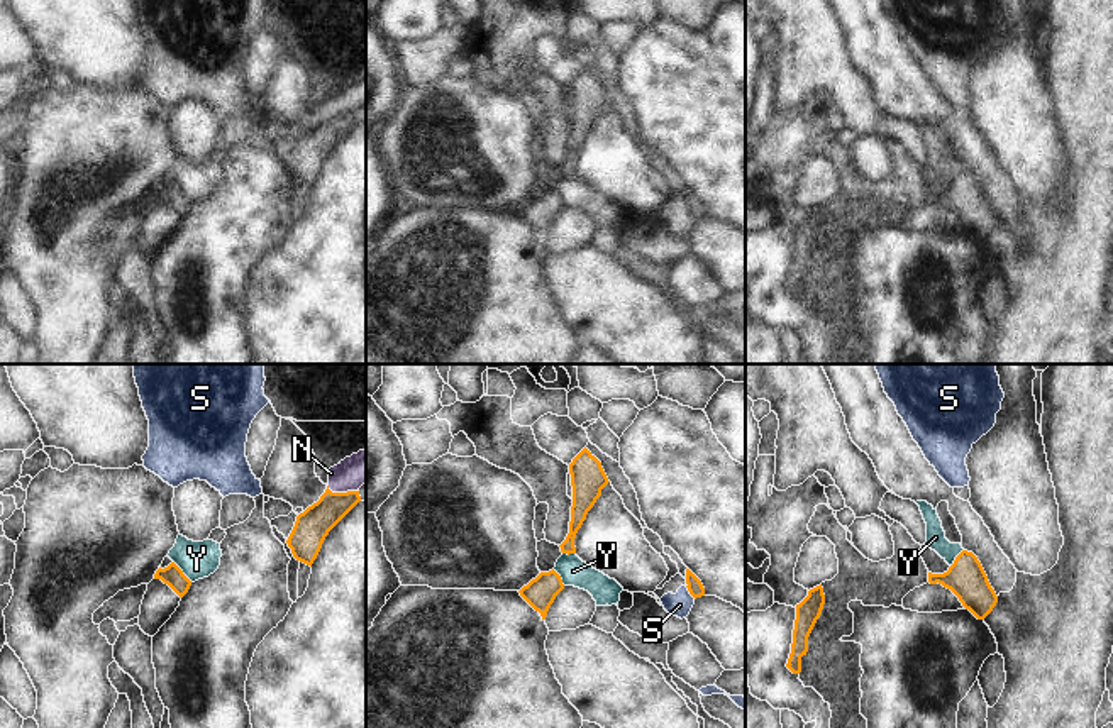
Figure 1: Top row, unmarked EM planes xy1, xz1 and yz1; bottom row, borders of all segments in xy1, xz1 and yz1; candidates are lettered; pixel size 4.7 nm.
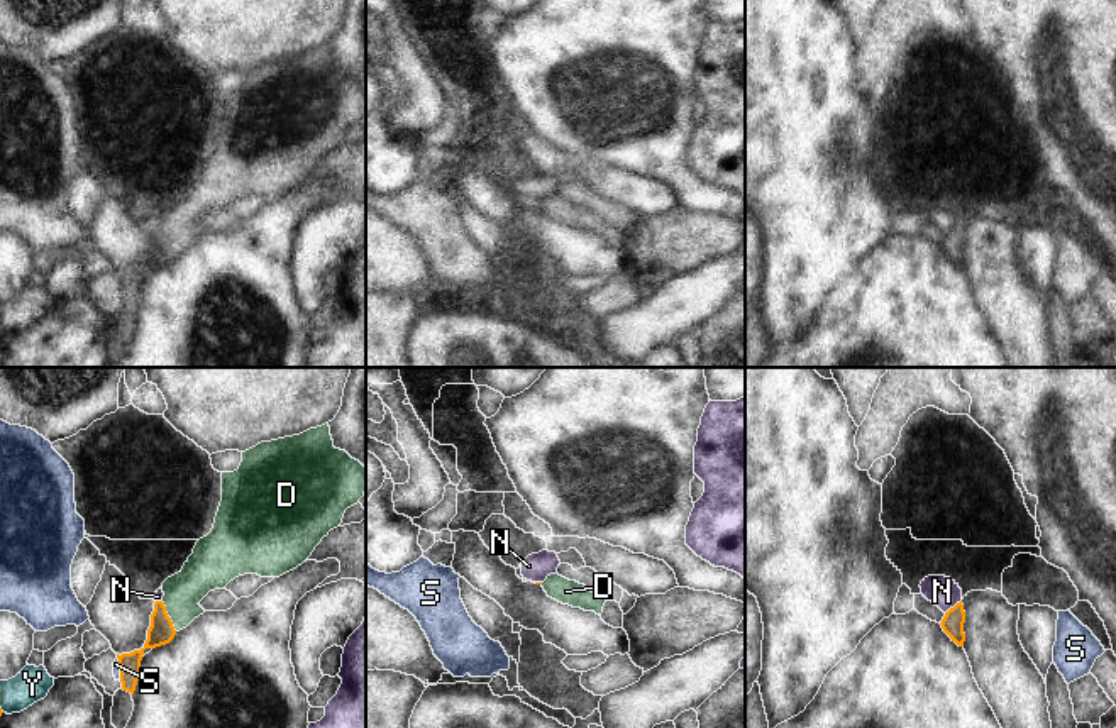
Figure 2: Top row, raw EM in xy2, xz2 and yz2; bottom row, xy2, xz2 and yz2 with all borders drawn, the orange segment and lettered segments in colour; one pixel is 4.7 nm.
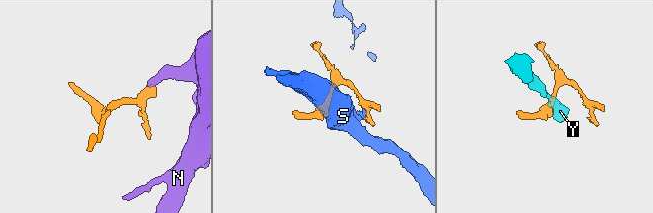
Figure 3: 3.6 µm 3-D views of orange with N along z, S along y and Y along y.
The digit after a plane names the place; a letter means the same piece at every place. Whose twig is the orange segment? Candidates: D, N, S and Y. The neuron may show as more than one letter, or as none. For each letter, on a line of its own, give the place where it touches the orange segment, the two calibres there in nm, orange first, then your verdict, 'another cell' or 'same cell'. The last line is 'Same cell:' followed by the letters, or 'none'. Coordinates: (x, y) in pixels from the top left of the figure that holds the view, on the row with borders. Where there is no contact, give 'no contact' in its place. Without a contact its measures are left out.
D: xy2 (168, 617) | 120/180 nm | same cell
N: yz2 (954, 606) | 110/150 nm | another cell
S: xz1 (690, 593) | 70/120 nm | another cell
Y: xy1 (182, 571) | 100/180 nm | another cell
Same cell: D

